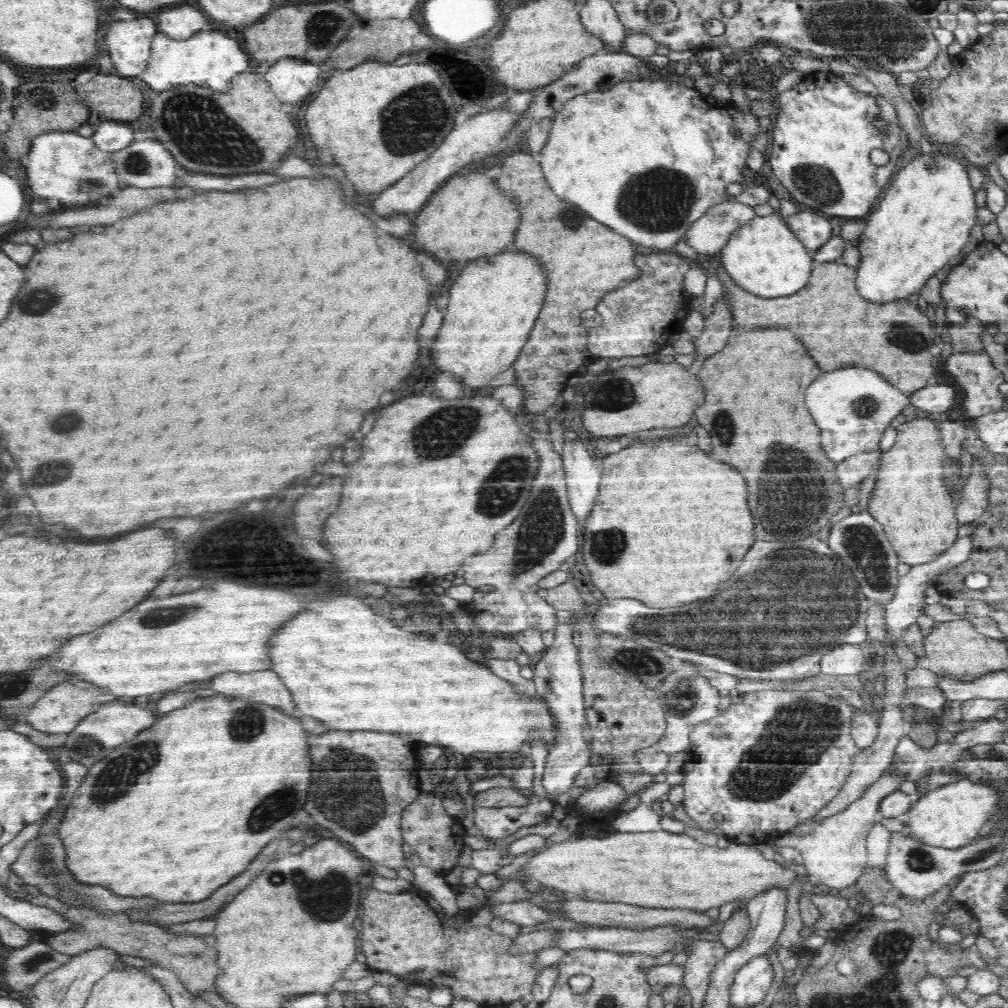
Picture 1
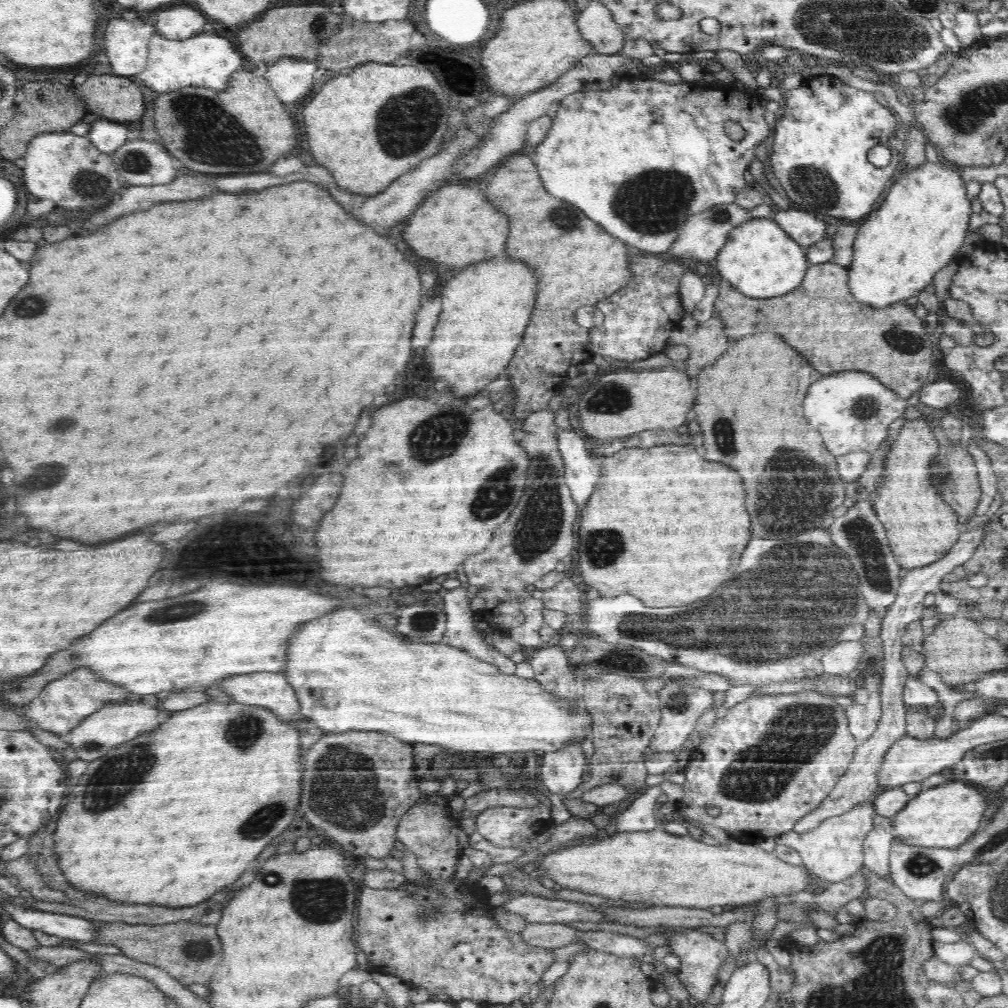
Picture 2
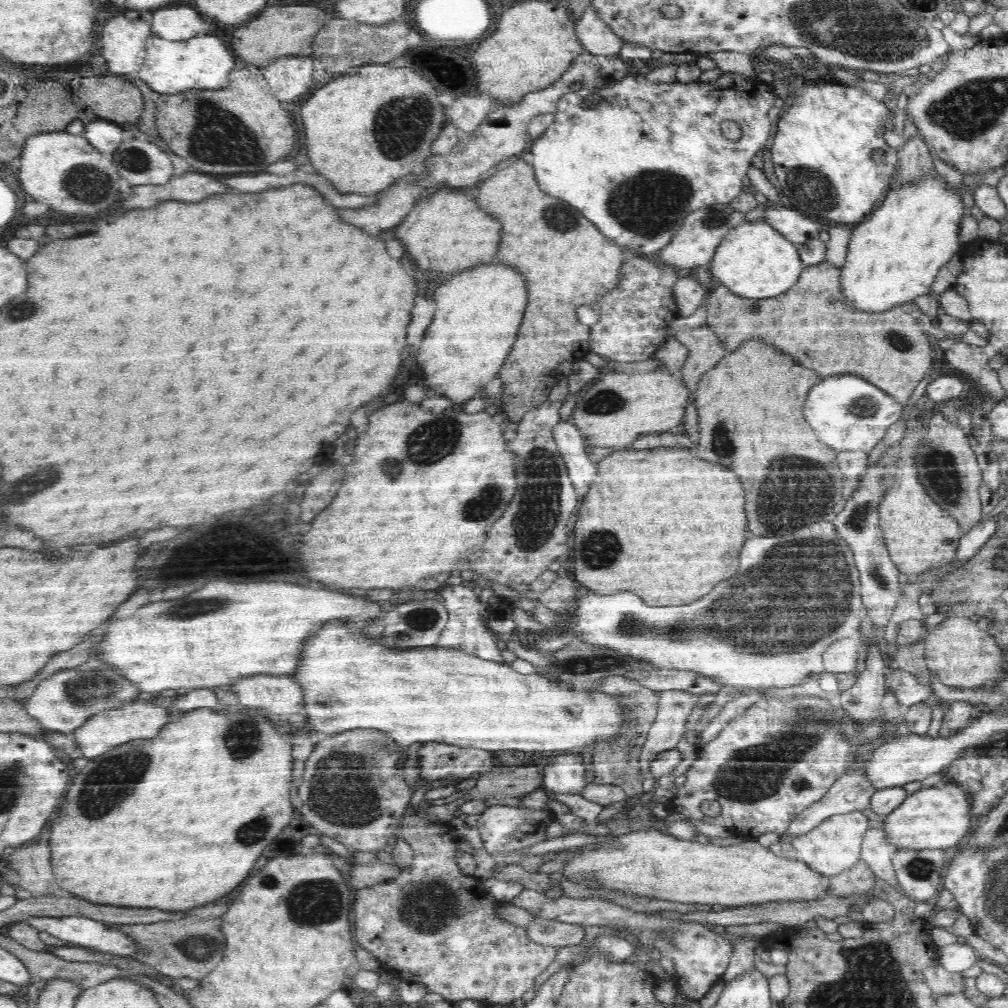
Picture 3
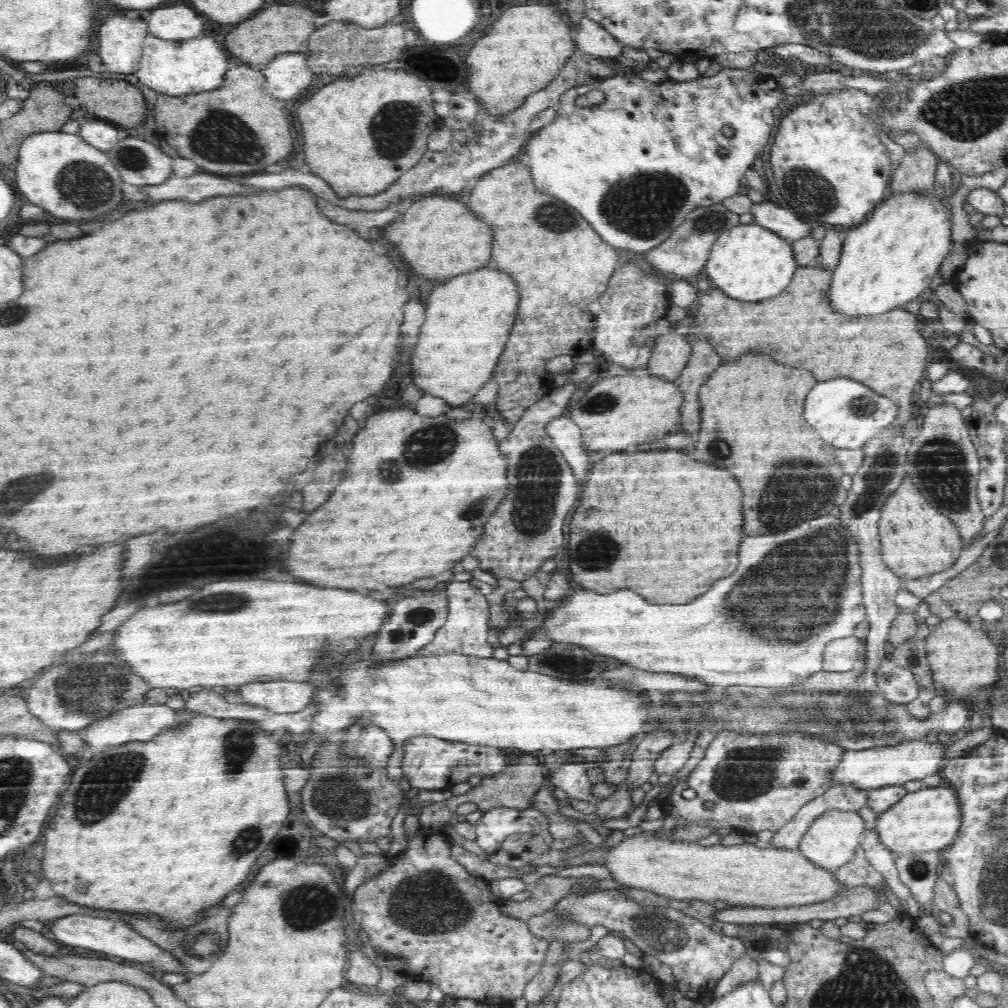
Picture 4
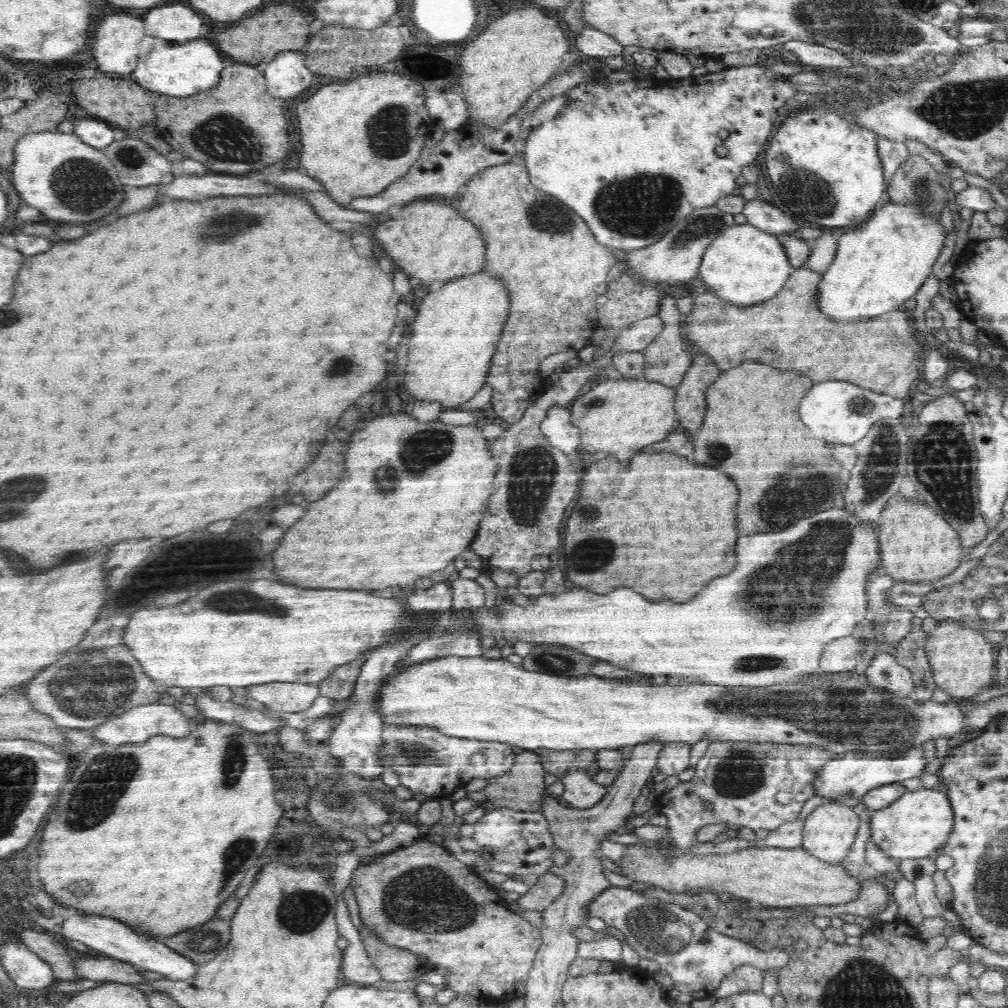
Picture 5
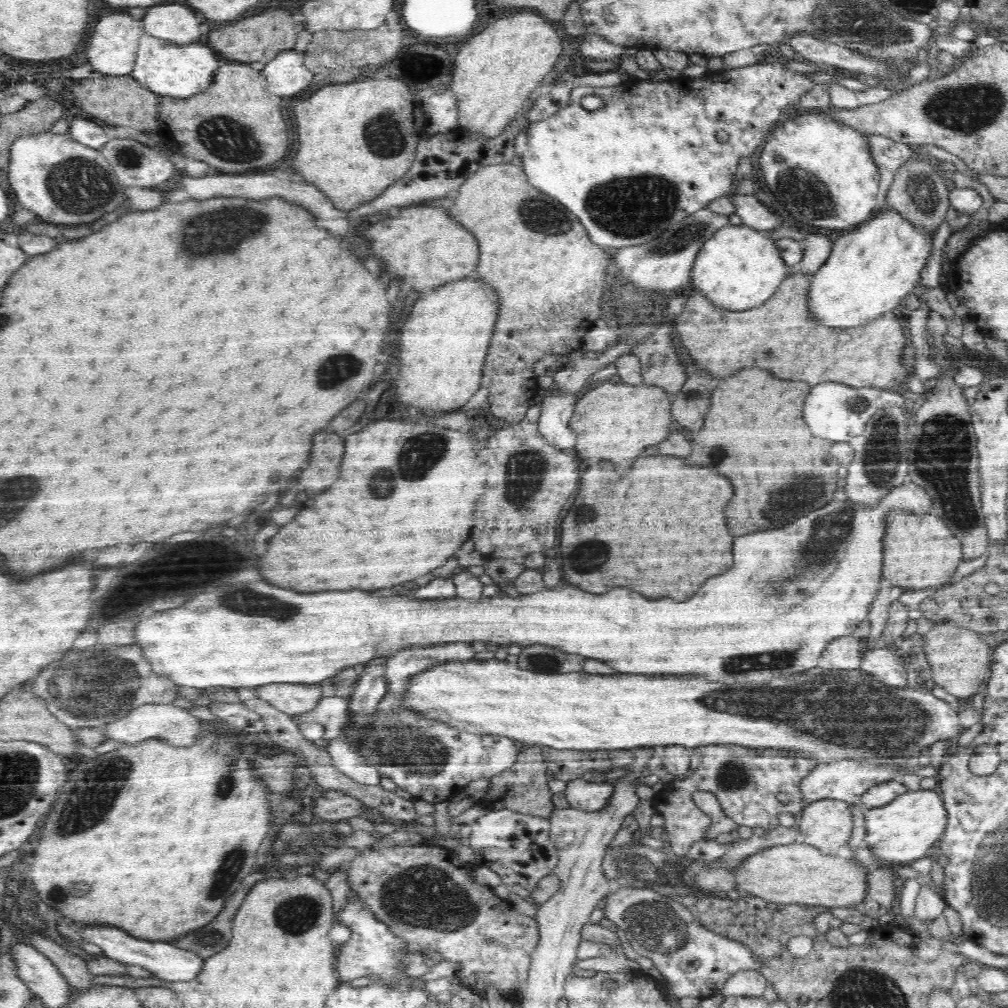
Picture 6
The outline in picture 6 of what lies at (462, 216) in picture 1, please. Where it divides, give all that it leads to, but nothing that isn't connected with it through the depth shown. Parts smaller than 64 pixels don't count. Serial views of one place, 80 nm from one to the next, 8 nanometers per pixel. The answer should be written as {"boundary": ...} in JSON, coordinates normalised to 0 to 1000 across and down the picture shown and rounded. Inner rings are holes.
{"boundary":[[[413,202],[398,205],[398,208],[397,214],[379,218],[363,230],[363,238],[367,240],[371,254],[383,260],[387,272],[399,276],[407,286],[421,290],[442,280],[460,277],[472,268],[476,258],[474,240],[442,211],[442,204],[434,206]]]}

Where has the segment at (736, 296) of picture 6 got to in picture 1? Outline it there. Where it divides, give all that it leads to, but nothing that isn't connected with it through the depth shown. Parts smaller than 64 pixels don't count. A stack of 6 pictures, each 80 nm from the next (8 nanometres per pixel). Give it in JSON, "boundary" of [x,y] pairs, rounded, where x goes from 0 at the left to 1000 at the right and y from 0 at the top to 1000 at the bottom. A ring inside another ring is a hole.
{"boundary":[[[772,209],[750,214],[728,228],[714,252],[718,269],[736,287],[755,295],[772,296],[796,288],[807,268],[806,250],[784,229]]]}

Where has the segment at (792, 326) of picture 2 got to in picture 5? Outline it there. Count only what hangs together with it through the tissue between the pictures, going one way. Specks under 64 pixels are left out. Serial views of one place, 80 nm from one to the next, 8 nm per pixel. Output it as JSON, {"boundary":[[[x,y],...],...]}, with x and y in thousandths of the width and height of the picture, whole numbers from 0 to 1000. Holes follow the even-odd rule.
{"boundary":[[[798,266],[789,267],[778,286],[768,296],[743,305],[728,303],[700,288],[699,291],[688,294],[686,311],[678,315],[678,330],[682,331],[682,337],[686,341],[688,339],[694,350],[706,354],[714,367],[728,365],[738,357],[752,357],[774,367],[796,369],[808,379],[843,377],[852,384],[901,398],[913,373],[913,351],[917,348],[917,343],[909,336],[902,311],[889,307],[871,313],[871,317],[831,321],[823,313],[815,312],[812,304],[812,284],[815,273]]]}

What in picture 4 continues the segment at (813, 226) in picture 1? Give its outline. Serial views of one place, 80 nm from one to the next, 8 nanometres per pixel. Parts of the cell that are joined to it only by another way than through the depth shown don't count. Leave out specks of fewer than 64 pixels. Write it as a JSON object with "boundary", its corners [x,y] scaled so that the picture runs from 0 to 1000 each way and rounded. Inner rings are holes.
{"boundary":[[[761,197],[749,201],[744,210],[749,216],[749,221],[772,232],[777,237],[794,238],[804,234],[806,224],[783,207],[774,205]]]}

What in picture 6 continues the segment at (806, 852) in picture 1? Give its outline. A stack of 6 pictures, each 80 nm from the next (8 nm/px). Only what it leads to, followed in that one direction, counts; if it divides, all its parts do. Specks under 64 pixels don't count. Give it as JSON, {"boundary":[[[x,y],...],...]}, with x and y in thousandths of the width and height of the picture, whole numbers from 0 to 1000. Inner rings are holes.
{"boundary":[[[817,792],[801,797],[794,806],[791,820],[798,837],[811,841],[815,847],[830,847],[838,844],[843,833],[845,813],[842,797]]]}

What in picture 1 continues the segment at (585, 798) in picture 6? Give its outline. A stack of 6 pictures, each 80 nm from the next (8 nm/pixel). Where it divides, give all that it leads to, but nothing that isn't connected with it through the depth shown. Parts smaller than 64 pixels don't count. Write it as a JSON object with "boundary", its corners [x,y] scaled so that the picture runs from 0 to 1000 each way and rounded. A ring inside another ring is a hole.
{"boundary":[[[568,613],[565,617],[557,618],[551,623],[549,639],[540,645],[538,653],[531,659],[529,665],[529,678],[531,679],[533,690],[538,690],[545,707],[550,713],[552,738],[550,742],[546,743],[546,747],[544,747],[540,768],[536,772],[536,777],[541,782],[541,785],[550,791],[562,786],[567,780],[569,772],[573,770],[573,766],[579,760],[586,758],[585,738],[580,736],[579,724],[576,721],[582,712],[580,711],[581,701],[578,696],[579,676],[577,676],[575,646],[569,640],[569,633],[567,632],[569,631],[570,617],[571,613]]]}

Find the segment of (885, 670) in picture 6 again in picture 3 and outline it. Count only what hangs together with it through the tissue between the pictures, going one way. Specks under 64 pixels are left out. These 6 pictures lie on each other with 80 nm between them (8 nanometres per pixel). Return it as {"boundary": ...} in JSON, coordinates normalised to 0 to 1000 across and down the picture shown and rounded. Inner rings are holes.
{"boundary":[[[894,664],[878,666],[879,683],[887,686],[893,698],[907,700],[911,696],[924,696],[928,693],[924,680],[915,680],[908,669]]]}

